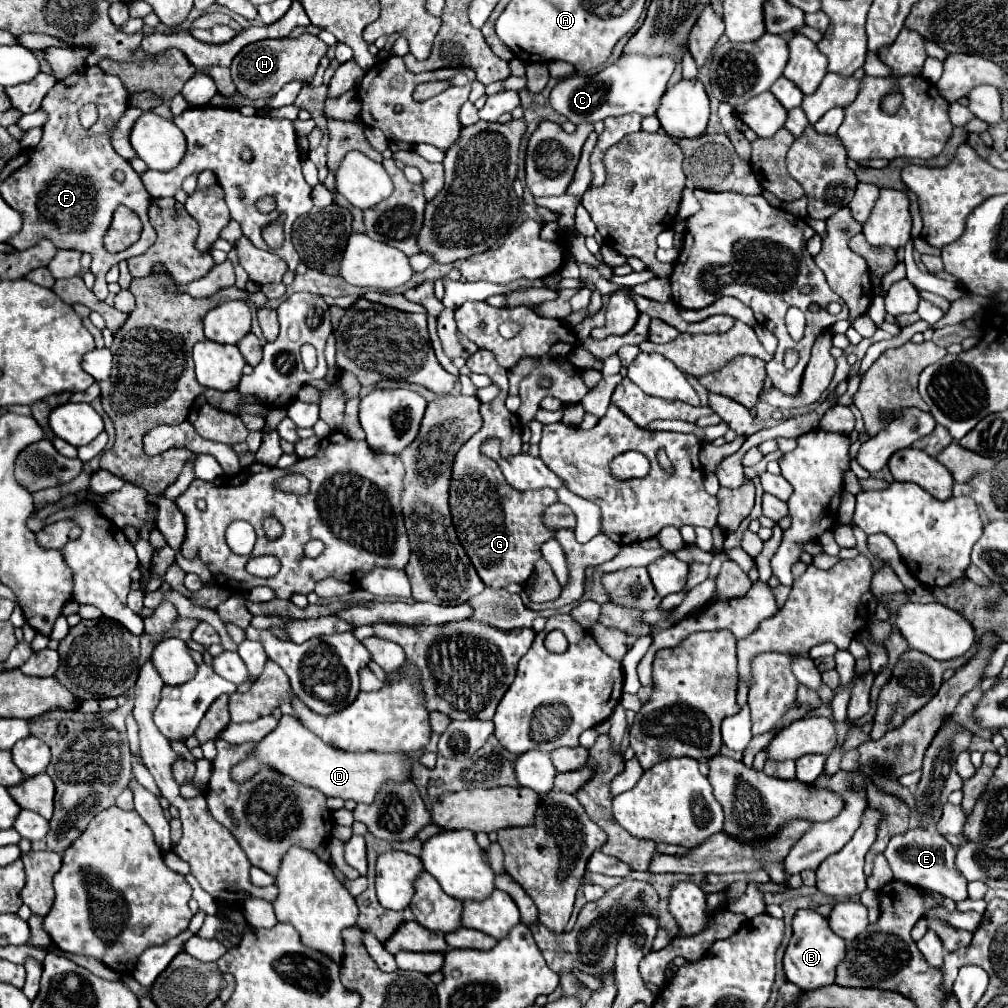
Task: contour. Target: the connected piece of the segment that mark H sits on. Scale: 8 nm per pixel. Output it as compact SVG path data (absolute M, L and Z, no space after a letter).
M301 35L297 39L263 39L243 47L233 63L231 63L231 77L237 85L237 91L247 99L263 99L275 95L285 83L293 79L301 79L309 83L315 75L319 59L327 53L327 45L311 35Z

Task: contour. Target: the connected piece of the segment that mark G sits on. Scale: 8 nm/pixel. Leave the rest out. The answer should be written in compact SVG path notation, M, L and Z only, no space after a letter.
M479 349L467 359L467 367L471 373L485 373L493 379L495 385L501 387L501 395L481 405L483 427L459 449L453 463L453 481L449 491L449 505L453 515L453 525L457 529L459 541L469 555L473 567L477 569L481 581L491 589L505 589L511 583L521 583L529 579L535 561L541 559L541 545L549 539L555 539L557 531L549 531L549 527L541 525L541 515L545 507L557 503L557 493L553 489L537 489L537 491L517 491L513 489L497 463L483 457L479 447L489 437L501 439L501 457L509 459L521 453L521 421L515 413L507 411L507 371L493 359L491 351Z

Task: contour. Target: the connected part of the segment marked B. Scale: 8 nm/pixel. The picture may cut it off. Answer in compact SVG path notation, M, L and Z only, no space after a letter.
M797 911L793 917L793 937L783 957L785 977L801 991L829 987L833 985L833 975L837 975L835 969L841 959L845 959L845 941L831 931L827 919L817 911Z

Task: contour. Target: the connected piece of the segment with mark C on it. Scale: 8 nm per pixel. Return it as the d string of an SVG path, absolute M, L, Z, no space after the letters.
M621 55L613 65L595 75L573 75L559 81L551 91L551 107L575 125L595 123L625 113L639 113L643 117L655 115L673 69L675 63L669 57Z

